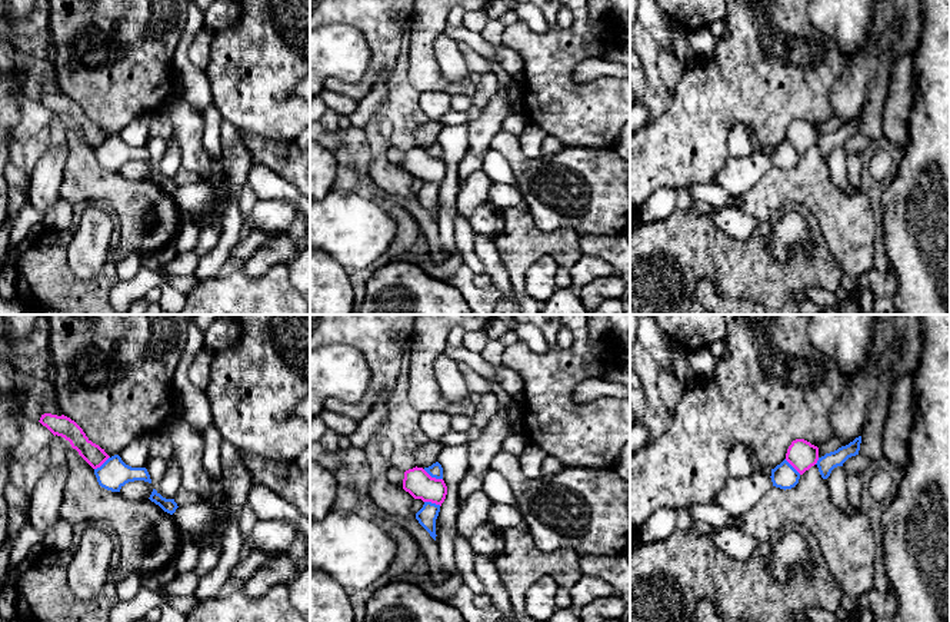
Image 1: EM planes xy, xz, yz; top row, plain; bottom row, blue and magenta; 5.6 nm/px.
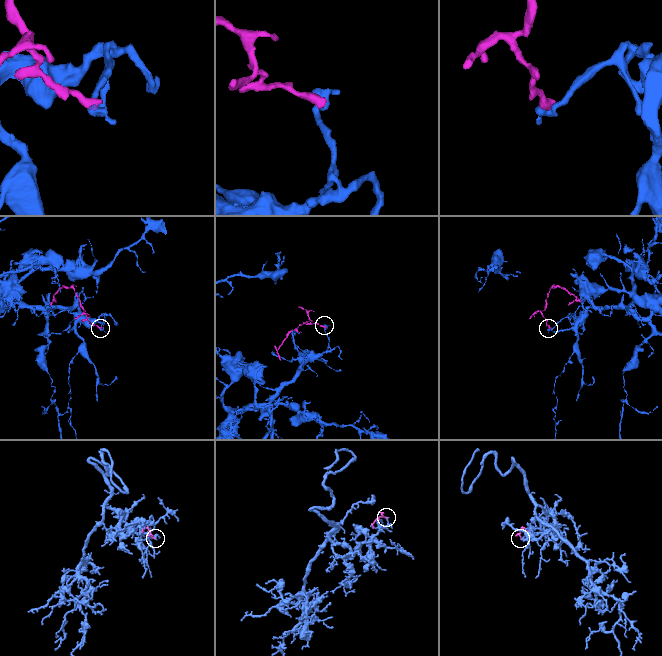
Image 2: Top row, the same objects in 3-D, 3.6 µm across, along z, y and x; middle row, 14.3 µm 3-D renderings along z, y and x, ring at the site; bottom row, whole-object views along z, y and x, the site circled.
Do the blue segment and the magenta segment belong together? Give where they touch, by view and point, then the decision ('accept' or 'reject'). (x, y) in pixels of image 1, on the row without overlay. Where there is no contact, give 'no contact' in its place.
meets blue in xz at (433, 156); reject

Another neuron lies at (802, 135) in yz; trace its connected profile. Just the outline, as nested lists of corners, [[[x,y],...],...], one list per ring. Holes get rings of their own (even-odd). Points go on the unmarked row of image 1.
[[[796,119],[787,129],[786,140],[803,154],[819,140],[819,127],[804,119]]]

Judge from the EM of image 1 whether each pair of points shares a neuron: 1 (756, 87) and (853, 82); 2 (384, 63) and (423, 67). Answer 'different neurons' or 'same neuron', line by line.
1: different neurons
2: different neurons

